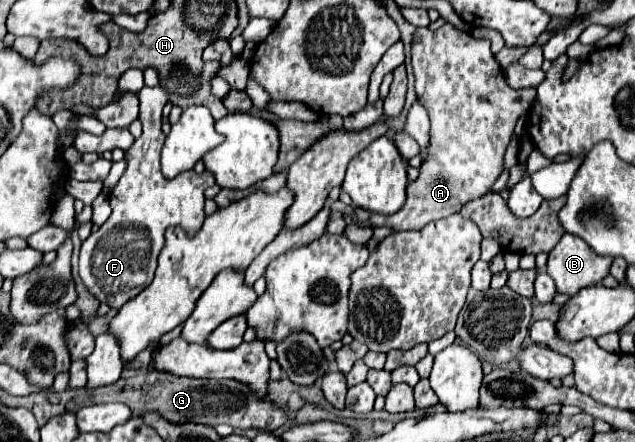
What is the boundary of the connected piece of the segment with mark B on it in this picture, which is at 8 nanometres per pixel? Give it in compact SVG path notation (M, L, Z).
M564 233L548 253L546 273L554 279L558 293L572 297L580 289L600 283L610 273L610 265L612 257L602 257L580 241L580 237Z

